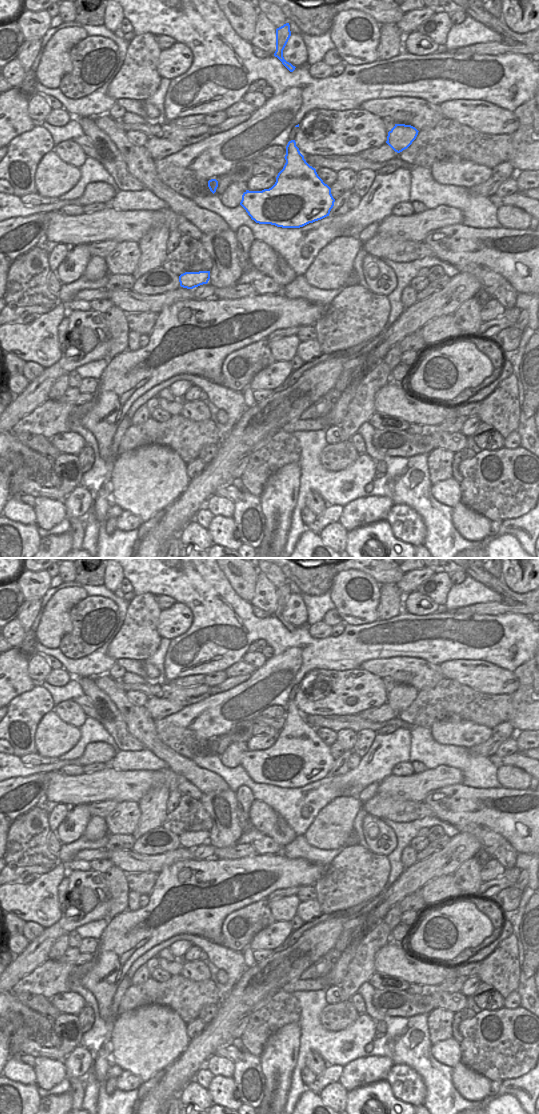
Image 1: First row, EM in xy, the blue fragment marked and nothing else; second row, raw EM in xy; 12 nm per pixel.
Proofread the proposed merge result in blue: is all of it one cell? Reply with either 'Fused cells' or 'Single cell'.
Fused cells

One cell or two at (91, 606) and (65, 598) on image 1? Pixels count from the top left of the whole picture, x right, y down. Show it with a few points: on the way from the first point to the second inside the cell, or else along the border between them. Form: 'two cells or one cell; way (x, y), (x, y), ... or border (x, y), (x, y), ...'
two cells; border (87, 595), (71, 608), (71, 624)

